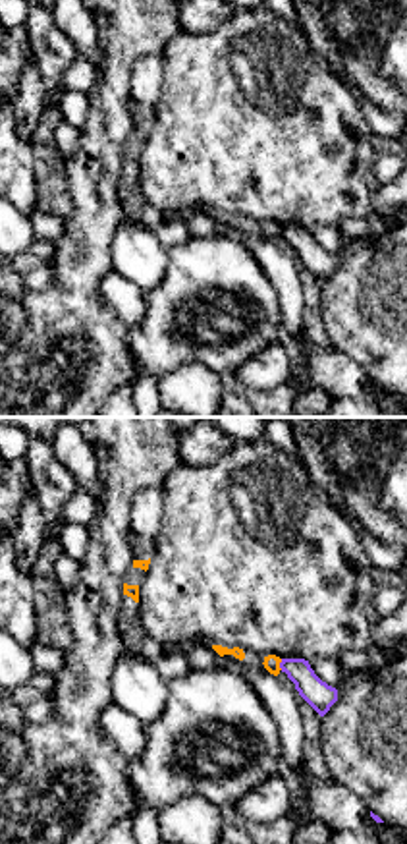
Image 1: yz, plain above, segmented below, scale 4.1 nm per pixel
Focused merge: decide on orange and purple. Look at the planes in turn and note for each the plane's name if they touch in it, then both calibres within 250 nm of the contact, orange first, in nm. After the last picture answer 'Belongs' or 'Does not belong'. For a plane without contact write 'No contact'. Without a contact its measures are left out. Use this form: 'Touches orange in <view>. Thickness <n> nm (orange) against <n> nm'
Touches orange in yz. Thickness 70 nm (orange) against 120 nm

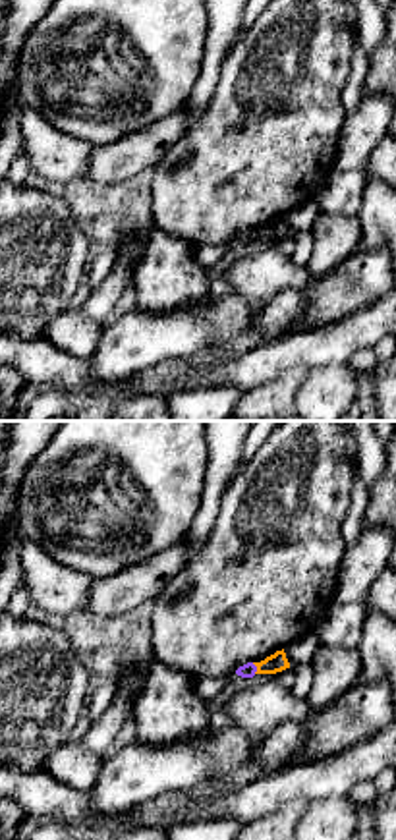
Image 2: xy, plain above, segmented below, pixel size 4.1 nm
Touches orange in xy. Thickness 80 nm (orange) against 60 nm

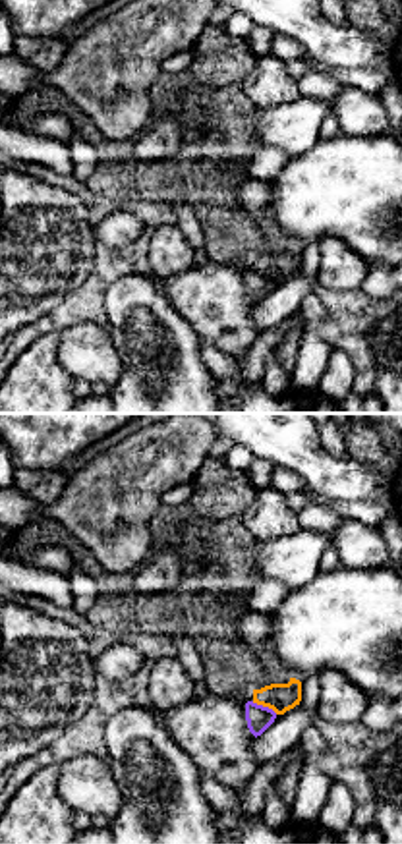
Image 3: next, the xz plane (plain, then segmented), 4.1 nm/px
Touches orange in xz. Thickness 120 nm (orange) against 100 nm

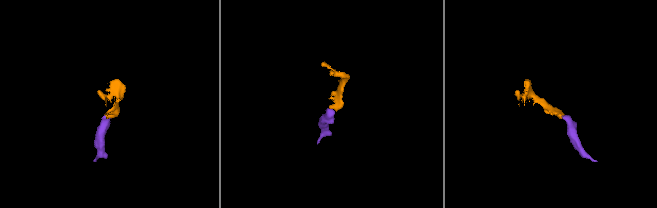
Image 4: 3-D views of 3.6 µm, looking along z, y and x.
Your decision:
Does not belong

